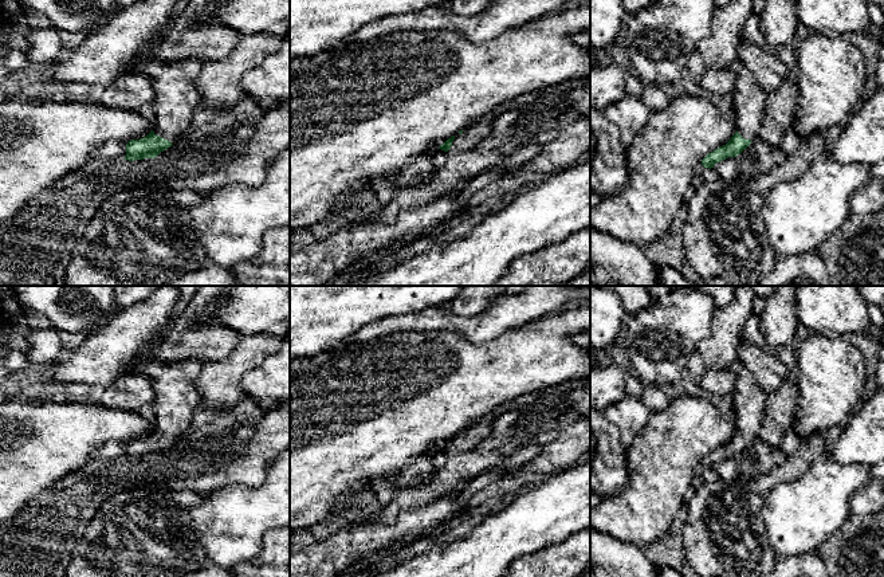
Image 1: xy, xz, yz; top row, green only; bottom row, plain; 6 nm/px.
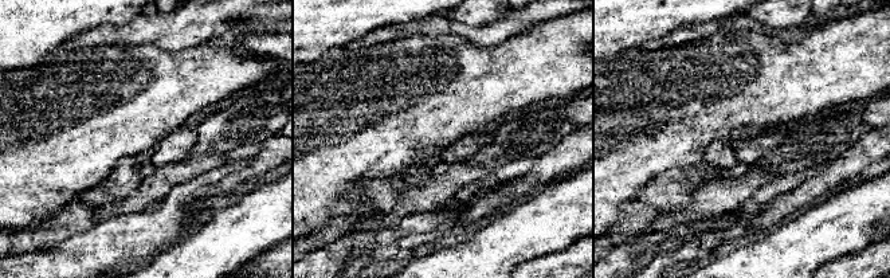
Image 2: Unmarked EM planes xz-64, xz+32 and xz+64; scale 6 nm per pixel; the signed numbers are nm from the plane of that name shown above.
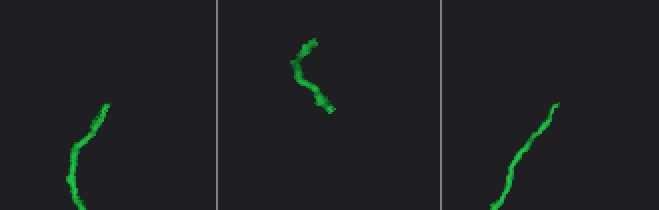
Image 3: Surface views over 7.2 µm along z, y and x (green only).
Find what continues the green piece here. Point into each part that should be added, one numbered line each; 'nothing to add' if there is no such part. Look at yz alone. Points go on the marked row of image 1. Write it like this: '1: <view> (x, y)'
1: yz (749, 99)

